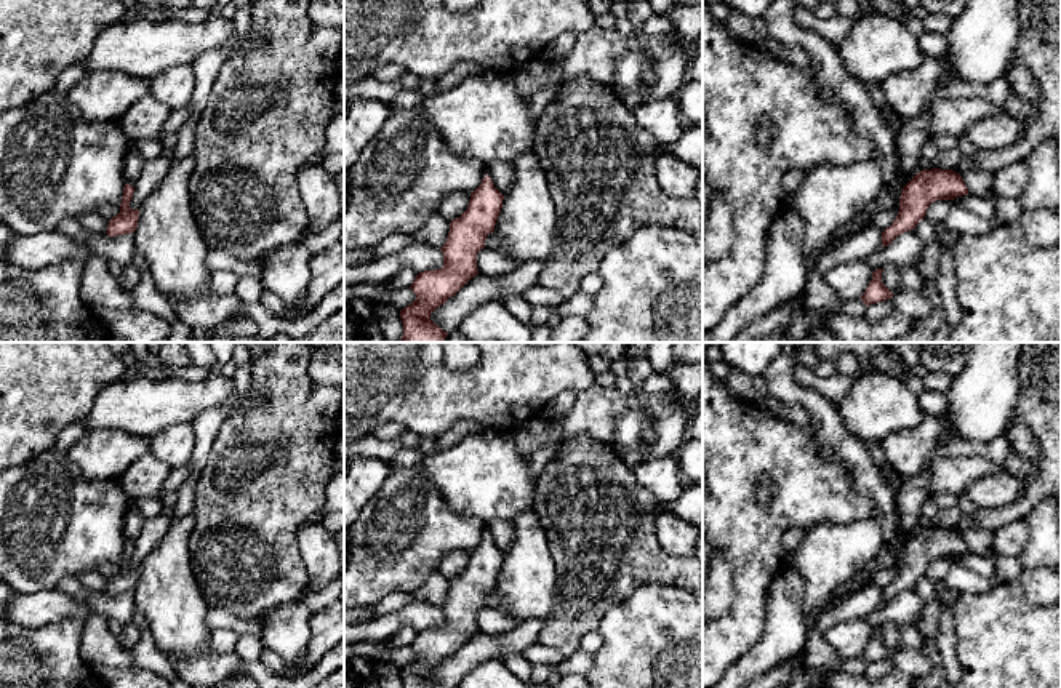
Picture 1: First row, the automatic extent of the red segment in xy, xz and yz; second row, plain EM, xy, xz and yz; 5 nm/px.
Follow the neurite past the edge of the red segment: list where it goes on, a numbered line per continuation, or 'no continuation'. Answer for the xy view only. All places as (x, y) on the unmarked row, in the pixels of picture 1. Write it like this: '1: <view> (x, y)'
1: xy (133, 520)

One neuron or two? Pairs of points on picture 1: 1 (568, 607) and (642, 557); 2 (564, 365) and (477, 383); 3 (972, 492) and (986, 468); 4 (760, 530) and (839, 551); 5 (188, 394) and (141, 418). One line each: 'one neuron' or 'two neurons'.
1: one neuron
2: one neuron
3: two neurons
4: two neurons
5: one neuron

